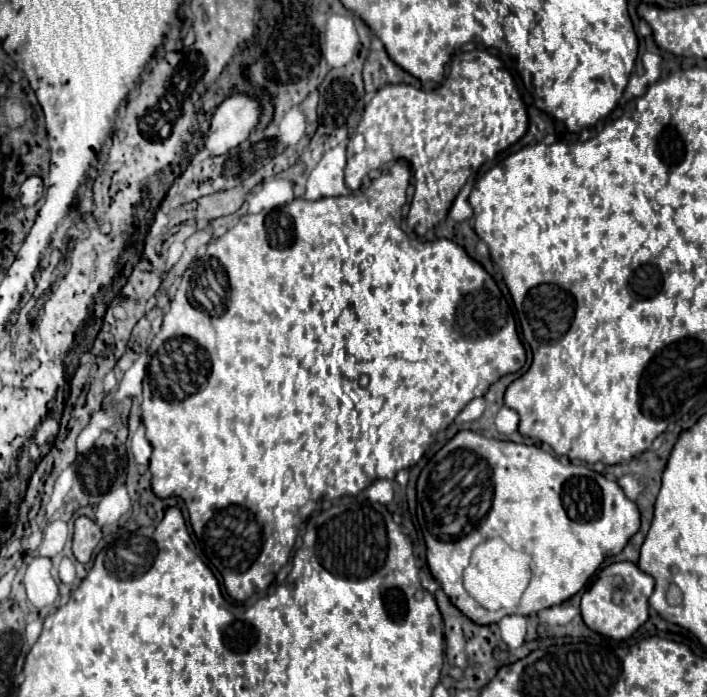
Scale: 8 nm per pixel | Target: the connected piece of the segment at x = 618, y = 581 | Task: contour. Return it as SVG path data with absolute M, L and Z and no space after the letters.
M616 562L600 570L594 584L582 594L582 618L588 628L594 632L614 638L626 640L630 638L650 616L648 600L654 592L654 578L642 572L634 562Z

